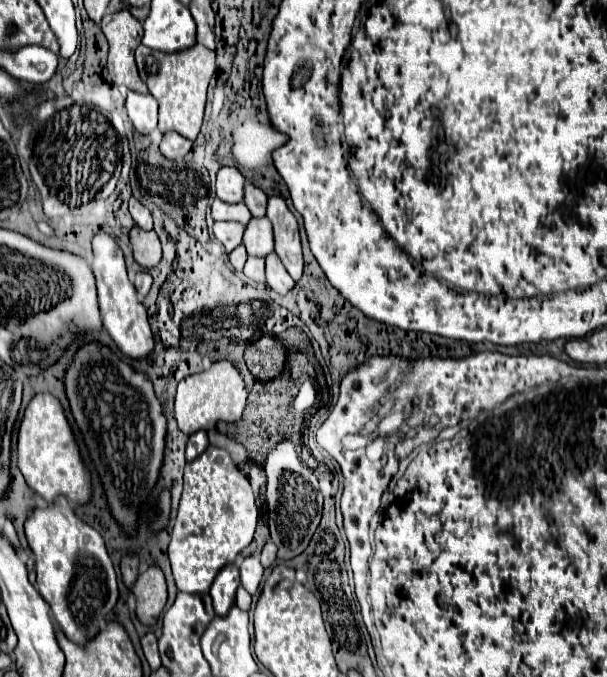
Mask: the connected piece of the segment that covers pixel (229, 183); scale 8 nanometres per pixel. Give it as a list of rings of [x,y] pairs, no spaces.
[[[223,166],[217,172],[217,198],[223,202],[241,202],[243,200],[245,178],[233,166]]]

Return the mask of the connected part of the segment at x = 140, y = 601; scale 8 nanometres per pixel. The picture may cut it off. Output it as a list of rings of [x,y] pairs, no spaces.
[[[151,566],[143,574],[139,574],[133,584],[133,594],[137,598],[137,618],[143,624],[157,624],[159,614],[167,602],[167,584],[163,570],[159,566]]]

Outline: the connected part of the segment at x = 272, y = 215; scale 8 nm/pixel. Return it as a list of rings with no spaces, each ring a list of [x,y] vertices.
[[[271,196],[267,202],[267,214],[273,224],[275,236],[275,252],[281,258],[283,266],[291,274],[291,278],[299,280],[303,272],[303,256],[301,256],[301,236],[299,222],[293,212],[287,208],[281,196]]]

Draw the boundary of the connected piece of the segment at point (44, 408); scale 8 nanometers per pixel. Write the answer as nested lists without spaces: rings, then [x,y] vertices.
[[[35,394],[23,412],[17,434],[17,468],[31,490],[53,502],[59,494],[69,496],[71,502],[83,504],[91,496],[89,472],[85,472],[71,426],[63,414],[61,404],[51,394]]]

